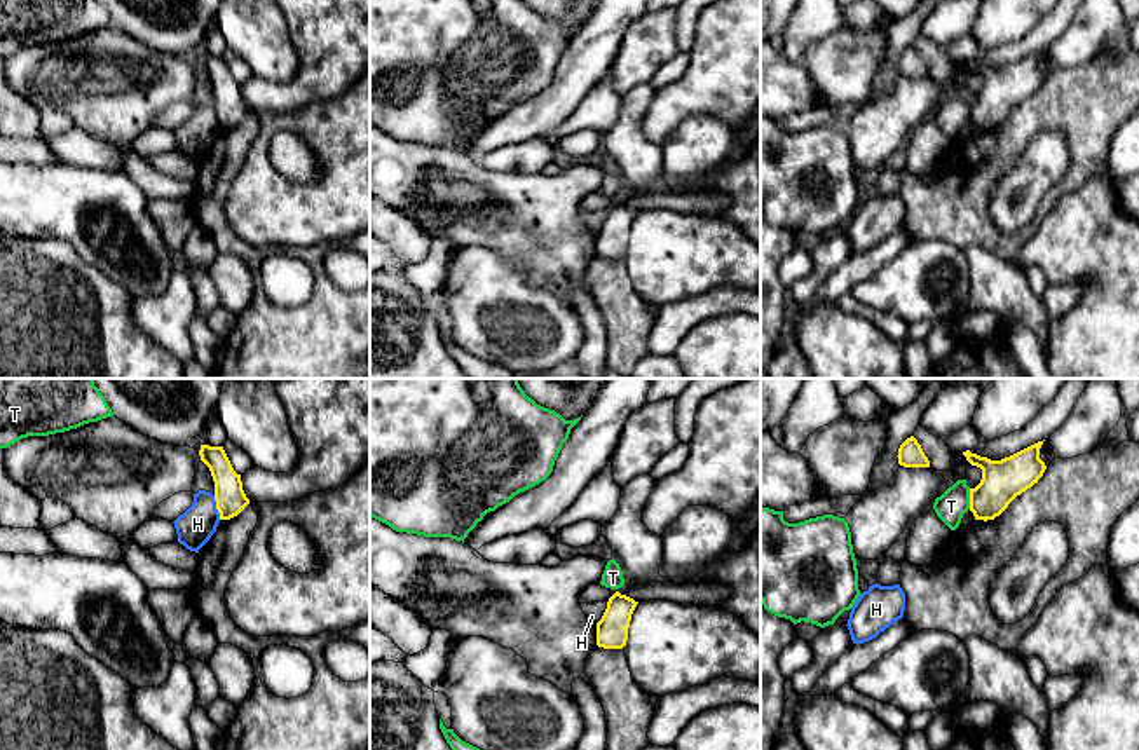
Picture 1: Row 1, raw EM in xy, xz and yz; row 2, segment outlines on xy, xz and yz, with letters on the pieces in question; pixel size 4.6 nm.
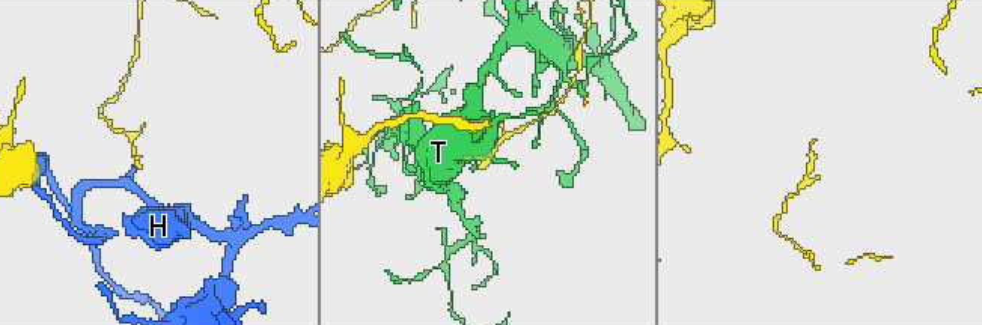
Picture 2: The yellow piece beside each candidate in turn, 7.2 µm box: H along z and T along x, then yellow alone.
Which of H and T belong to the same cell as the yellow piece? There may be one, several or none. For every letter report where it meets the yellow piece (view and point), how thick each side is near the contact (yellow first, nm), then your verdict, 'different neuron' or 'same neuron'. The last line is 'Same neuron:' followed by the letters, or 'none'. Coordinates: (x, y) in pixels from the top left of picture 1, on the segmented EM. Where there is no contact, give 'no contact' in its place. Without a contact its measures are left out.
H: xy (217, 508) | 140/170 nm | different neuron
T: yz (970, 499) | 190/140 nm | different neuron
Same neuron: none

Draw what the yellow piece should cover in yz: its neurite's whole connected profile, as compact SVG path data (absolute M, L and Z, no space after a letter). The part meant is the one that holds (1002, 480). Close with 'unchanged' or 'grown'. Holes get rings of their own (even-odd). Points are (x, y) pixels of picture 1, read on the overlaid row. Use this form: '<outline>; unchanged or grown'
M1038 441L1001 460L963 452L972 466L982 469L980 483L970 488L970 511L975 520L994 520L1017 495L1038 483L1047 469L1040 459L1041 445L1043 441Z; unchanged

